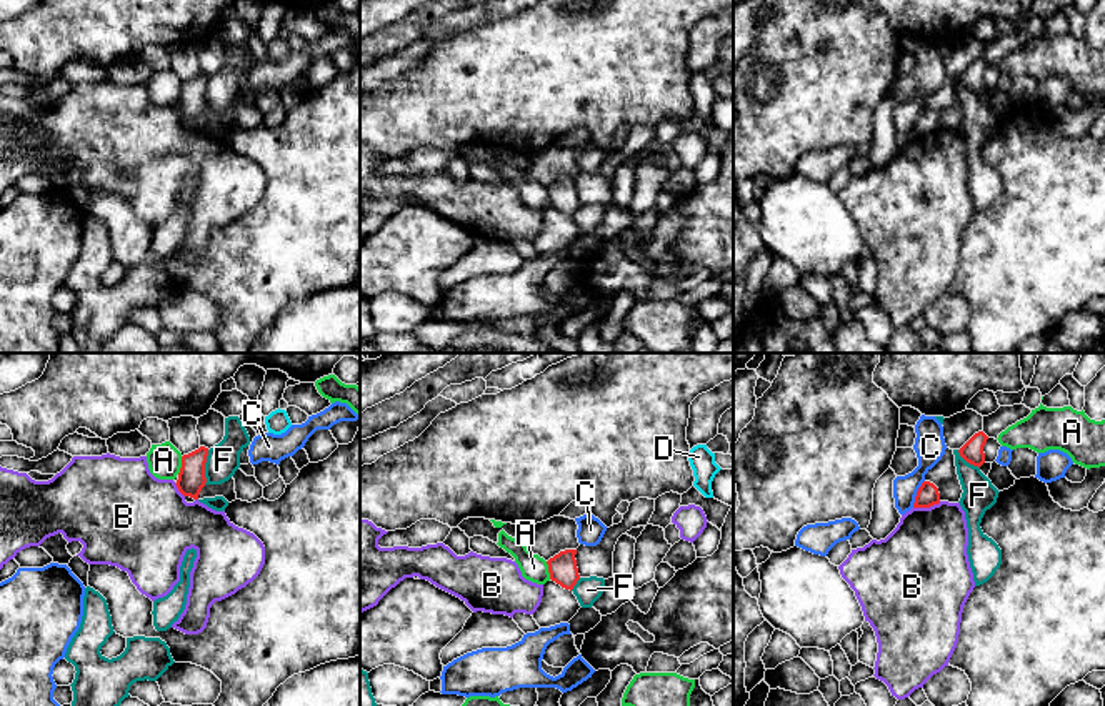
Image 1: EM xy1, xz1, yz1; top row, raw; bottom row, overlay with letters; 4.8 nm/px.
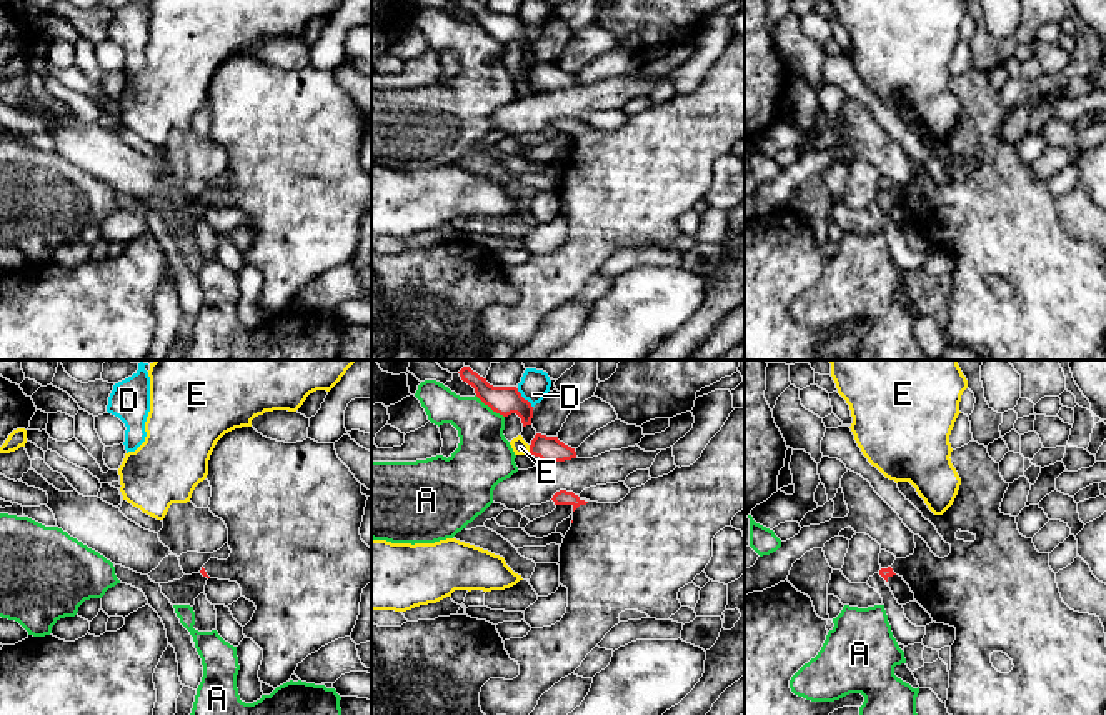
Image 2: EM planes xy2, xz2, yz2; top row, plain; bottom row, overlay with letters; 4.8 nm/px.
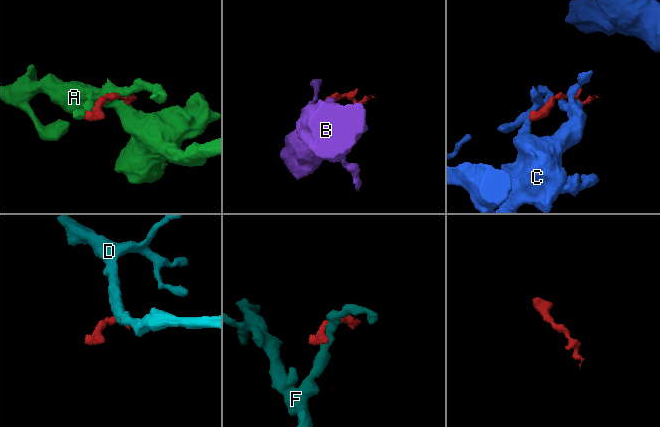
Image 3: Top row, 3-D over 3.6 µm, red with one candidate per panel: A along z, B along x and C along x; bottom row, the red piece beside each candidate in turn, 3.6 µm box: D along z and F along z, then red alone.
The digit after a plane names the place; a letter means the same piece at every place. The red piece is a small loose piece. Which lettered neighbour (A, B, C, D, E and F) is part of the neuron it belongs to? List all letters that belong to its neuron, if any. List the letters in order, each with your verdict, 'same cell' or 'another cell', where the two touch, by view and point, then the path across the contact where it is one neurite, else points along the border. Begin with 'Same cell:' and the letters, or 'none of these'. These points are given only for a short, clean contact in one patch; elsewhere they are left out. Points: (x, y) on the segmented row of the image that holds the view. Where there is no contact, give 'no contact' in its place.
Same cell: none of these
A: another cell; contact xz2 (490, 407)
B: another cell; contact yz1 (927, 507); border yz1 (940, 502), (914, 508)
C: another cell; contact yz1 (917, 493)
D: another cell; contact xz2 (523, 399); border xz2 (517, 389), (532, 407)
E: another cell; contact xz2 (530, 449); border xz2 (528, 445), (530, 450)
F: another cell; contact xy1 (204, 467); border xy1 (209, 450), (204, 483)

